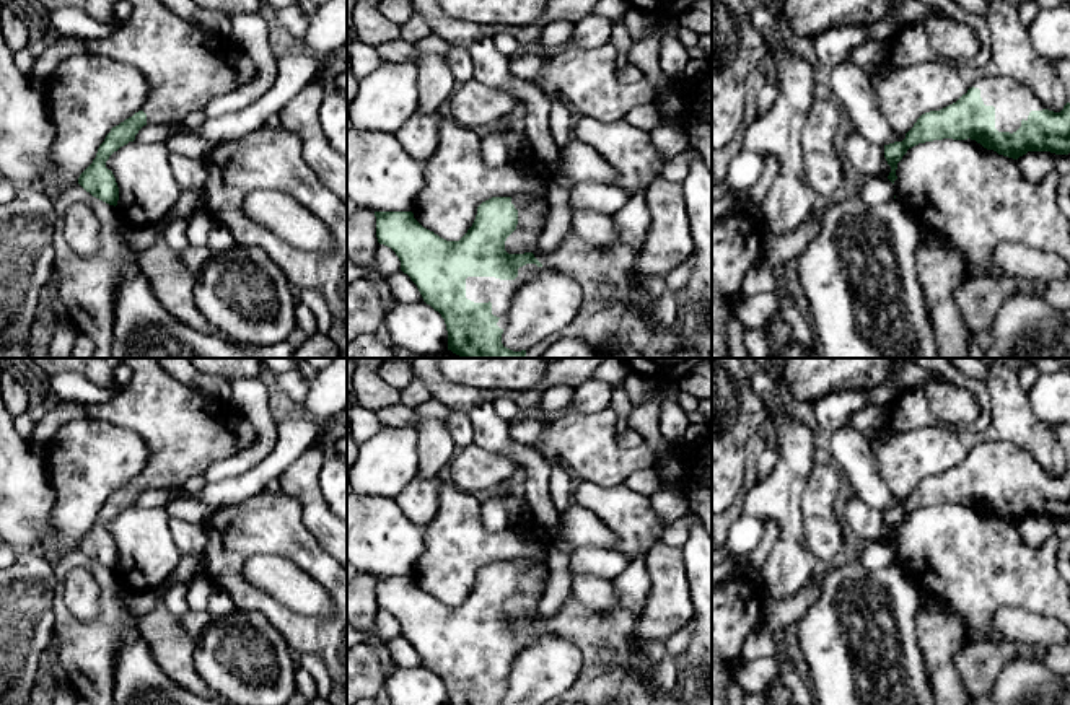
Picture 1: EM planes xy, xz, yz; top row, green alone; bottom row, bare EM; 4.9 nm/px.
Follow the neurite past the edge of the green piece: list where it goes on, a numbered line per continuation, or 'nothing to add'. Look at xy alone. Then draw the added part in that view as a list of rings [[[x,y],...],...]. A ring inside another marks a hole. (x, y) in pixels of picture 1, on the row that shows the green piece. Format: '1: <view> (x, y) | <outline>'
1: xy (186, 69) | [[[161,0],[127,2],[132,5],[130,18],[121,23],[121,26],[107,37],[85,39],[85,44],[88,52],[137,67],[147,77],[150,94],[140,109],[147,114],[147,124],[184,122],[191,112],[204,111],[213,98],[236,90],[256,77],[256,65],[244,50],[228,41],[205,34],[189,20],[168,10]]]

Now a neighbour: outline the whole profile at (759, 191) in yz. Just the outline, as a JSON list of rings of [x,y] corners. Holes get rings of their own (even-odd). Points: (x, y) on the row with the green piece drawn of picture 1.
[[[765,156],[764,158],[764,171],[759,177],[759,181],[749,189],[751,195],[749,195],[749,202],[746,204],[746,210],[752,212],[752,213],[759,213],[759,208],[764,202],[764,199],[767,197],[772,182],[775,181],[778,171],[778,161],[775,156]]]

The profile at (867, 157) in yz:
[[[858,130],[849,135],[844,153],[853,169],[863,177],[888,177],[891,173],[891,166],[884,158],[884,147],[865,138]]]

